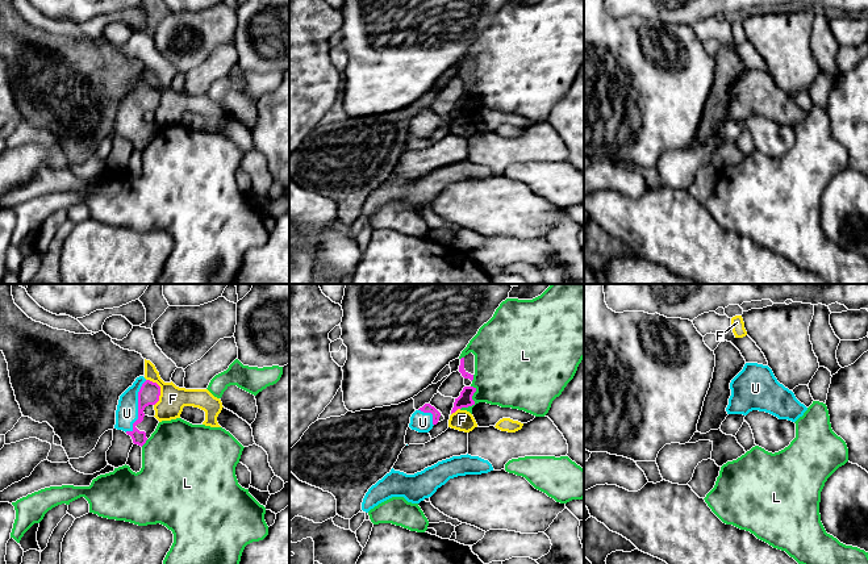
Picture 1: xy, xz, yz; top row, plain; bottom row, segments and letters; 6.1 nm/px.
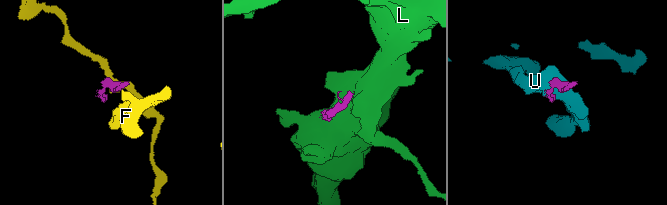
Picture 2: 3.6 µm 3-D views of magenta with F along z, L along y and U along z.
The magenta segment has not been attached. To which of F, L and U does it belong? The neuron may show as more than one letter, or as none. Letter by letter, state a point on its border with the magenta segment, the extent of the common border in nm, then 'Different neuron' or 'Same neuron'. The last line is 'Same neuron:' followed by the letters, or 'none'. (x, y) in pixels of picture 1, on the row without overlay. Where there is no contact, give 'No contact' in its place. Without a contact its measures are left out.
F: Touches magenta at xy (159, 95). Shared border 180 nm. Different neuron
L: Touches magenta at xz (474, 107). Shared border 170 nm. Different neuron
U: Touches magenta at xy (138, 113). Shared border 340 nm. Same neuron
Same neuron: U

